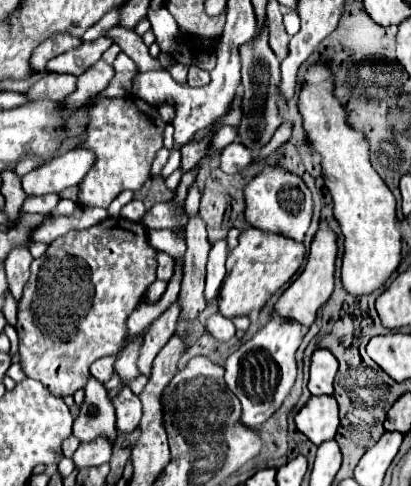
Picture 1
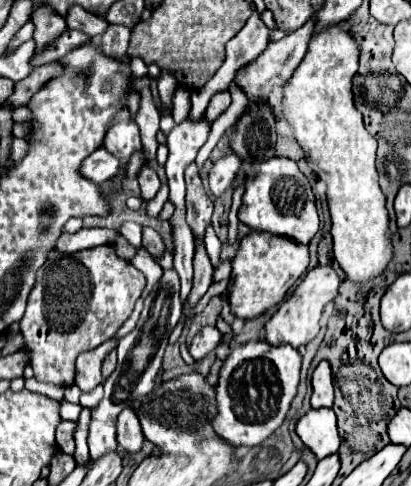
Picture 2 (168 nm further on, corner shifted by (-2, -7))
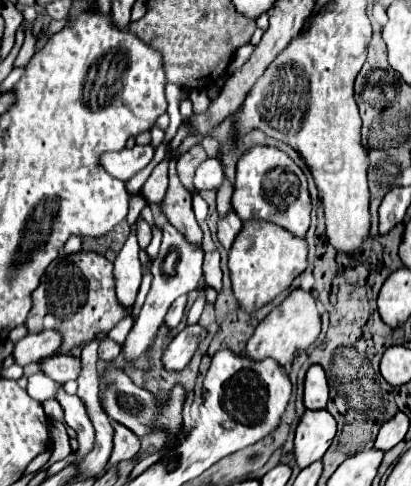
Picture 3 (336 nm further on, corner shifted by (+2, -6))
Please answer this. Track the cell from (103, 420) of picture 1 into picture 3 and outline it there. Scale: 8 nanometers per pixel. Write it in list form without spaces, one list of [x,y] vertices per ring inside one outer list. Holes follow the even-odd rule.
[[[53,355],[43,361],[43,373],[55,379],[57,383],[75,381],[81,371],[81,359],[73,355]]]

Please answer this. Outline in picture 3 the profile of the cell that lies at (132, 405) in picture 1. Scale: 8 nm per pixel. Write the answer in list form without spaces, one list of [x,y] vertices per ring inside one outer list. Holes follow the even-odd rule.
[[[111,421],[111,425],[115,429],[115,437],[113,437],[113,453],[111,453],[109,465],[117,465],[119,461],[133,459],[141,449],[139,437],[135,433],[131,433],[127,427],[123,427],[121,423]]]

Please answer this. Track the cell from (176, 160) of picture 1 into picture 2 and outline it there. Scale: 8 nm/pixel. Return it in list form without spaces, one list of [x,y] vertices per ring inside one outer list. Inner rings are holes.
[[[161,186],[161,190],[157,192],[157,196],[151,202],[147,202],[147,216],[155,218],[161,212],[161,208],[163,208],[165,202],[167,202],[167,186]]]

